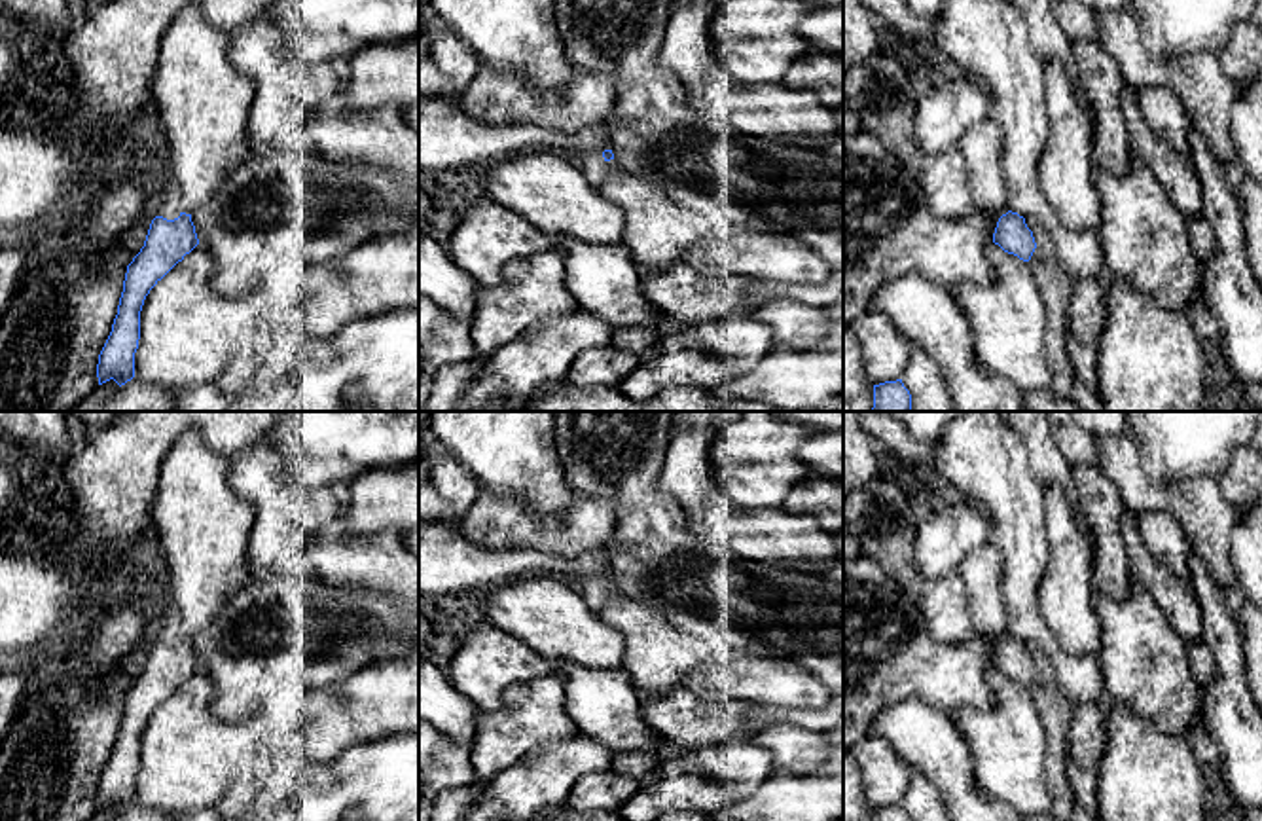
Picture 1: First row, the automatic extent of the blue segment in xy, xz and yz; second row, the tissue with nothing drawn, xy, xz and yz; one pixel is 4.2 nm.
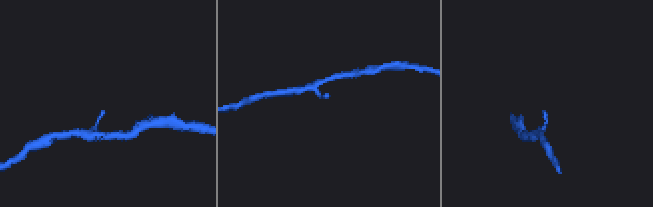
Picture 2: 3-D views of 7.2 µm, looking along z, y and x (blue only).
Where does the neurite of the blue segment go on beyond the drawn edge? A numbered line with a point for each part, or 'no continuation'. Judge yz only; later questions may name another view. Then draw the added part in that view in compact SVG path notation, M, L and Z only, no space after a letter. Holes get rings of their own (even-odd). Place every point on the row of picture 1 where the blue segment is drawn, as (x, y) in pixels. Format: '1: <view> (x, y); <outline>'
1: yz (986, 38); M947 0L936 44L993 97L991 116L1004 135L1008 210L1038 218L1063 248L1063 269L1074 284L1097 281L1105 264L1099 229L1067 229L1040 192L1038 159L1048 137L1044 64L1018 8L1008 0Z

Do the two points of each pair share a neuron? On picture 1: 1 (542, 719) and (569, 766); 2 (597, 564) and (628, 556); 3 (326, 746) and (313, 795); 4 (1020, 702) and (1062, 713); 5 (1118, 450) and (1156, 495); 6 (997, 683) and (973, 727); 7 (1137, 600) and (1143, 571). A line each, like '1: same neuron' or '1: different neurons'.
1: different neurons
2: different neurons
3: different neurons
4: different neurons
5: same neuron
6: same neuron
7: different neurons

